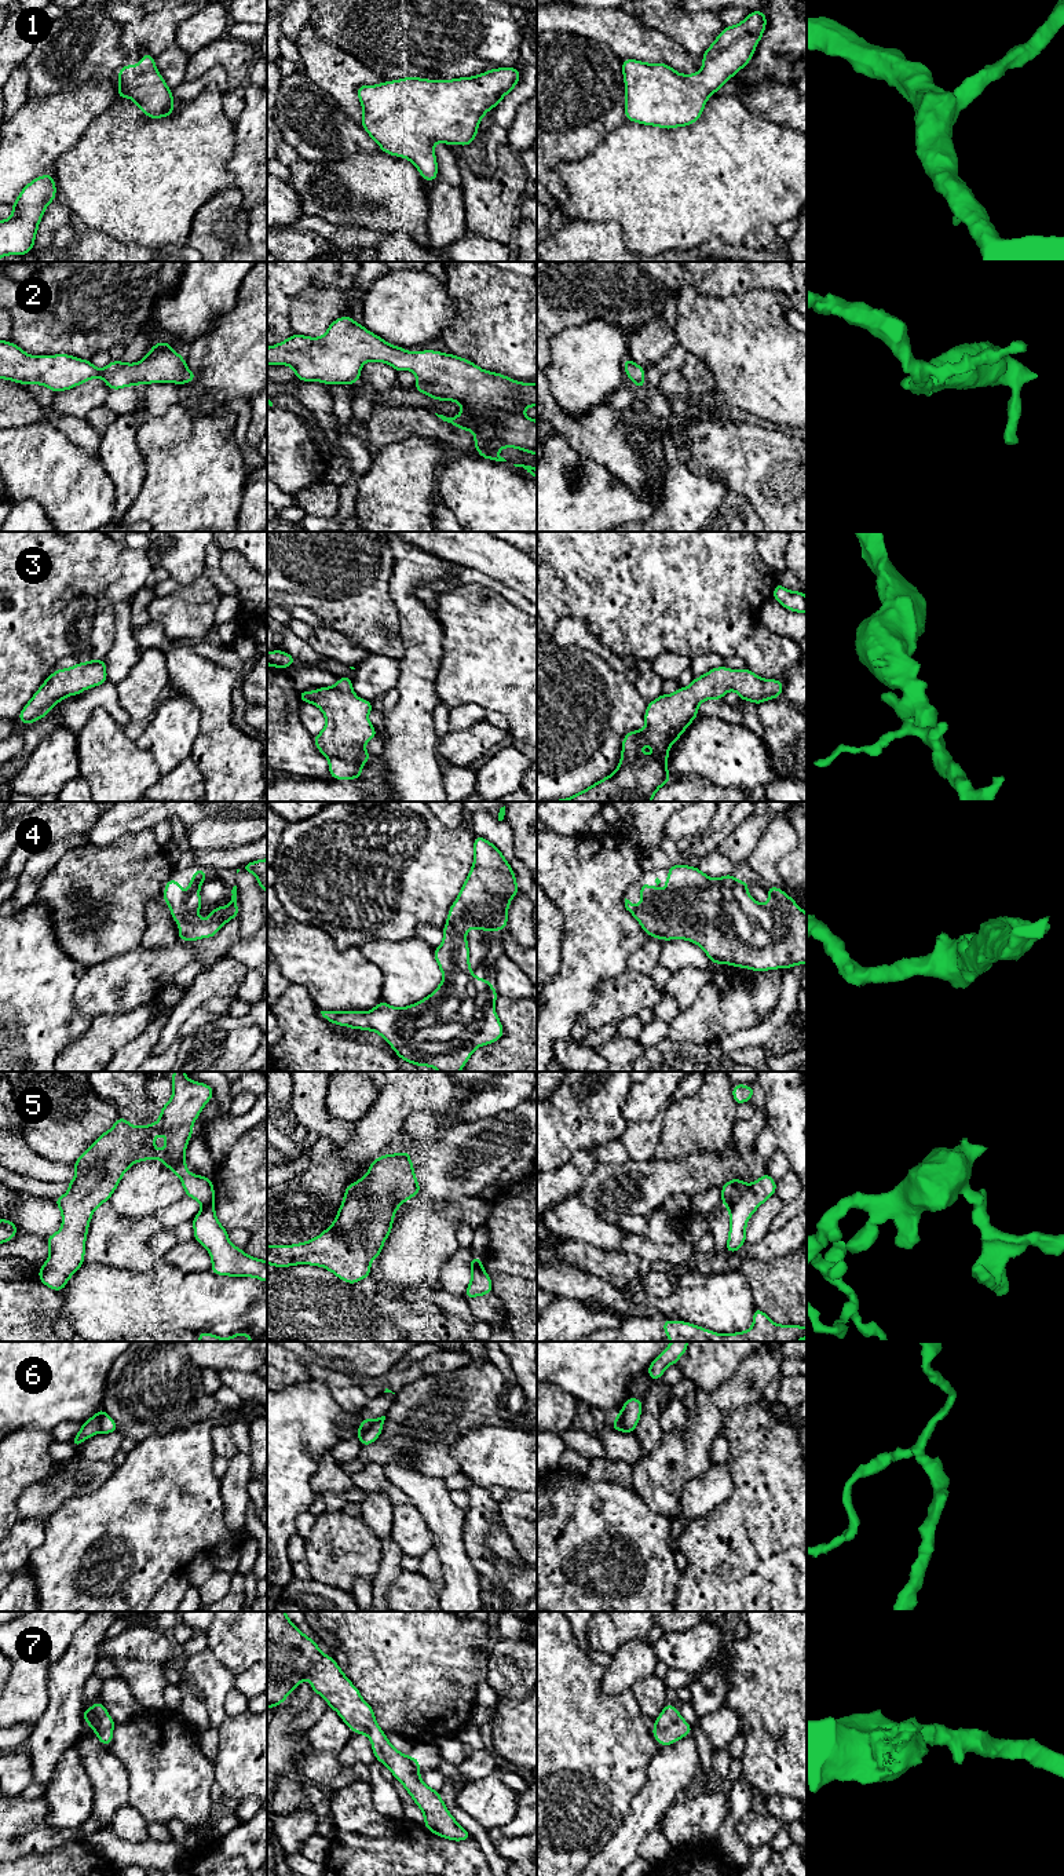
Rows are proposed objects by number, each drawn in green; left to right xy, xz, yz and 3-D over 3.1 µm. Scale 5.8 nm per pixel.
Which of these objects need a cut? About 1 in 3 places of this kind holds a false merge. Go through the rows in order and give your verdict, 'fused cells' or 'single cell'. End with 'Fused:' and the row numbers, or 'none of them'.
1: single cell
2: single cell
3: single cell
4: single cell
5: fused cells
6: fused cells
7: single cell
Fused: 5, 6

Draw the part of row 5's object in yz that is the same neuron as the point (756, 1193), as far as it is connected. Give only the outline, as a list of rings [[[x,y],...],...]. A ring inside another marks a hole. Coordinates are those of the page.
[[[765,1172],[746,1186],[745,1193],[728,1208],[730,1234],[725,1251],[736,1252],[746,1242],[746,1223],[754,1211],[776,1191],[776,1182]]]

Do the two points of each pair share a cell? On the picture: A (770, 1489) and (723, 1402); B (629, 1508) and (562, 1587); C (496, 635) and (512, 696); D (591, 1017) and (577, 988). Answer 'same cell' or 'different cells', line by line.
A: different cells
B: same cell
C: same cell
D: different cells

